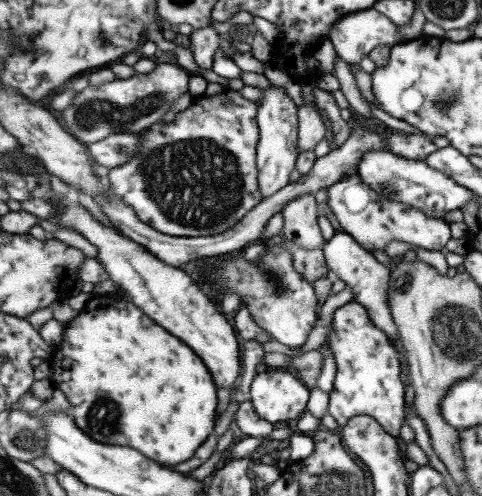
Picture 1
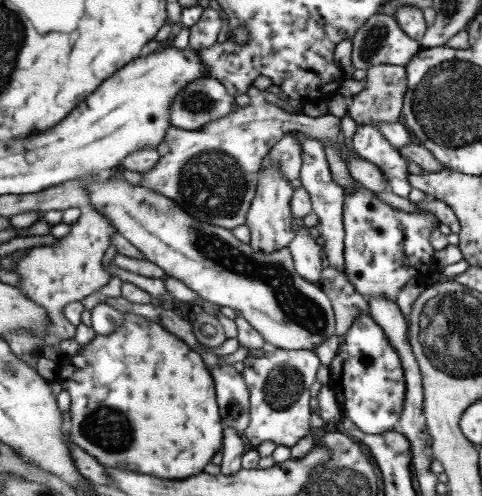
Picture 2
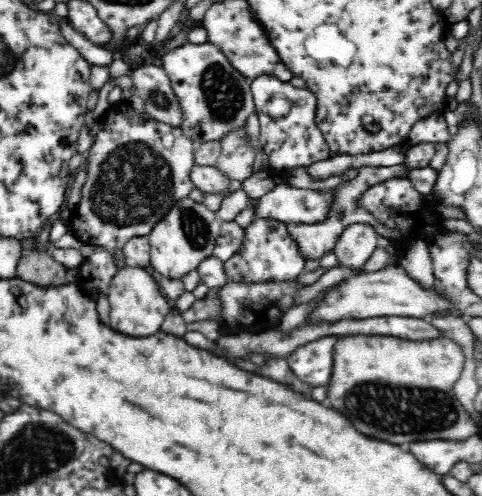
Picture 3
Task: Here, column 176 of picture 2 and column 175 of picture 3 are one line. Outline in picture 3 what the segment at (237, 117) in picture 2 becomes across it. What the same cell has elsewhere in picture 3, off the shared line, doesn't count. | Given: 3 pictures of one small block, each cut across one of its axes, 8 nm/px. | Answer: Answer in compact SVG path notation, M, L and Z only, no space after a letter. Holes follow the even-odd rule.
M122 100L118 104L110 104L106 110L104 118L98 122L94 130L94 146L90 152L84 156L84 170L86 170L86 180L80 190L80 202L74 208L72 214L68 214L70 220L70 232L84 244L94 244L102 246L108 256L112 256L116 268L126 266L124 258L124 246L138 236L148 236L148 232L154 228L156 222L160 222L162 216L166 216L168 208L178 198L188 196L194 186L188 180L188 170L194 166L194 150L196 144L190 142L188 138L182 136L180 126L170 126L166 122L156 122L148 120L144 122L138 112L130 106L128 100Z

